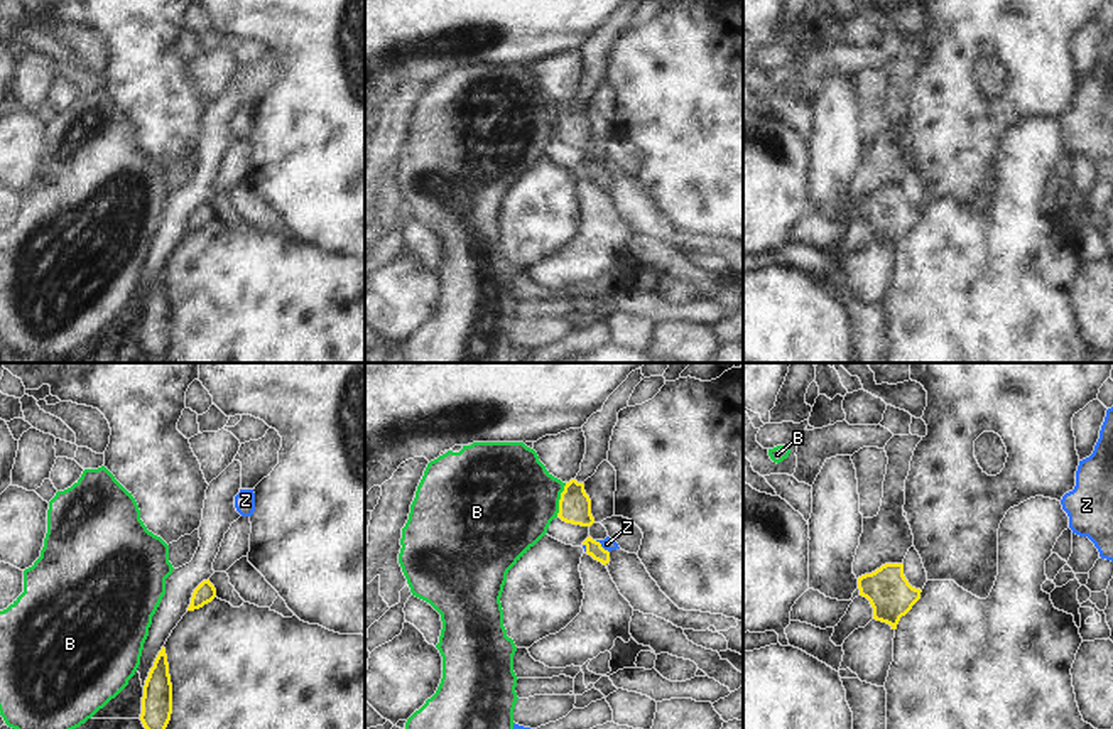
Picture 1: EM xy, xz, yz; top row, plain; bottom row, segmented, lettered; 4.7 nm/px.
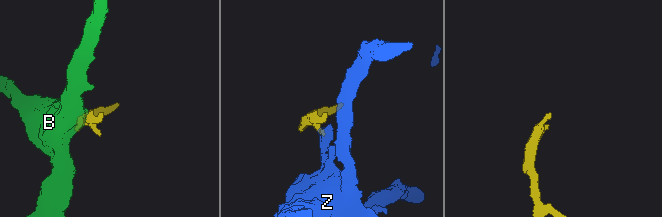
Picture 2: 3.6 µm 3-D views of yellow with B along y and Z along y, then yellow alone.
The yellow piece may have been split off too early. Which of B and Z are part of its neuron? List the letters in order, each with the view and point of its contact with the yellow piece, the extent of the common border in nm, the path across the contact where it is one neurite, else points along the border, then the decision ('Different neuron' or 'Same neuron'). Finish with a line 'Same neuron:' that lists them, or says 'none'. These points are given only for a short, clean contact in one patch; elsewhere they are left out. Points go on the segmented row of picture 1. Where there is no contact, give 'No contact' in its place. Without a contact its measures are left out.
B: Touches yellow at xz (559, 500). Shared border 170 nm. Boundary: xz (566, 483), (556, 515). Different neuron
Z: Touches yellow at xz (600, 545). Shared border 90 nm. Boundary: xz (595, 540), (608, 552). Different neuron
Same neuron: none

